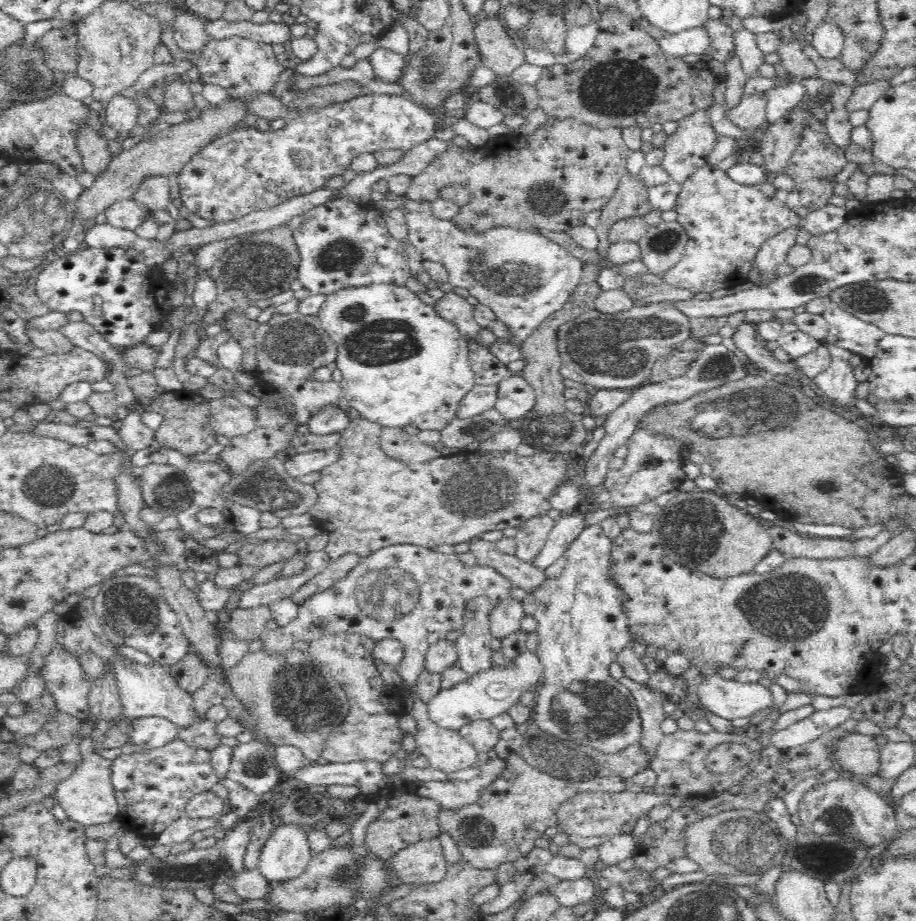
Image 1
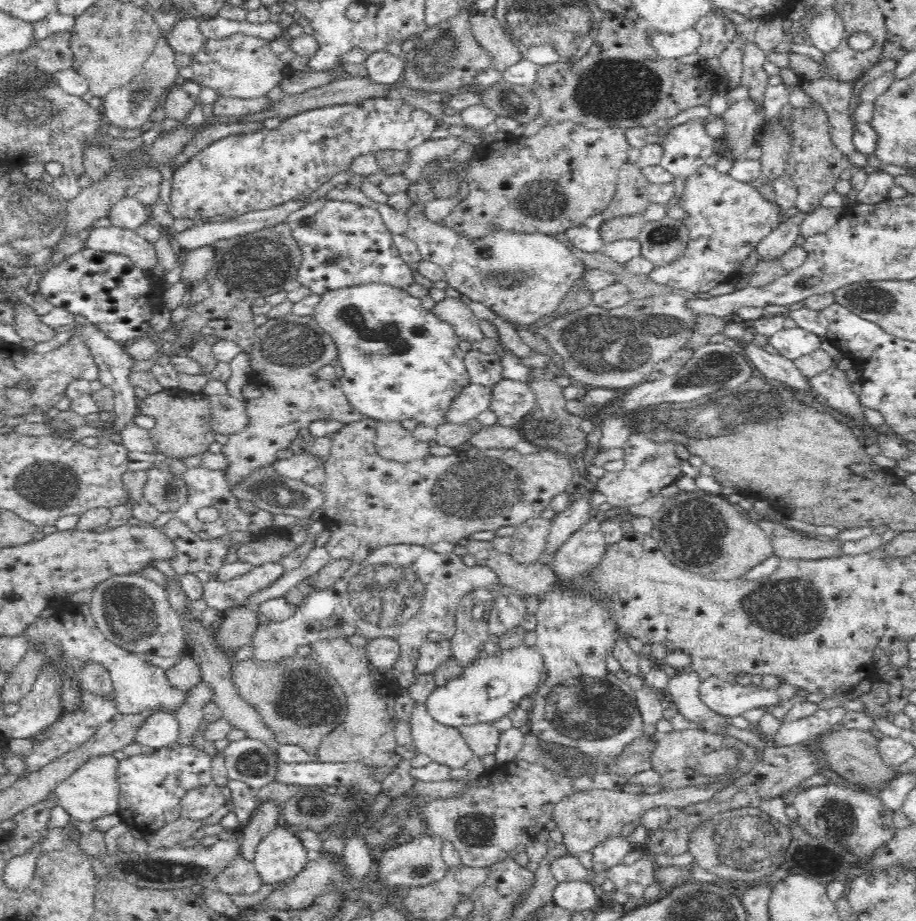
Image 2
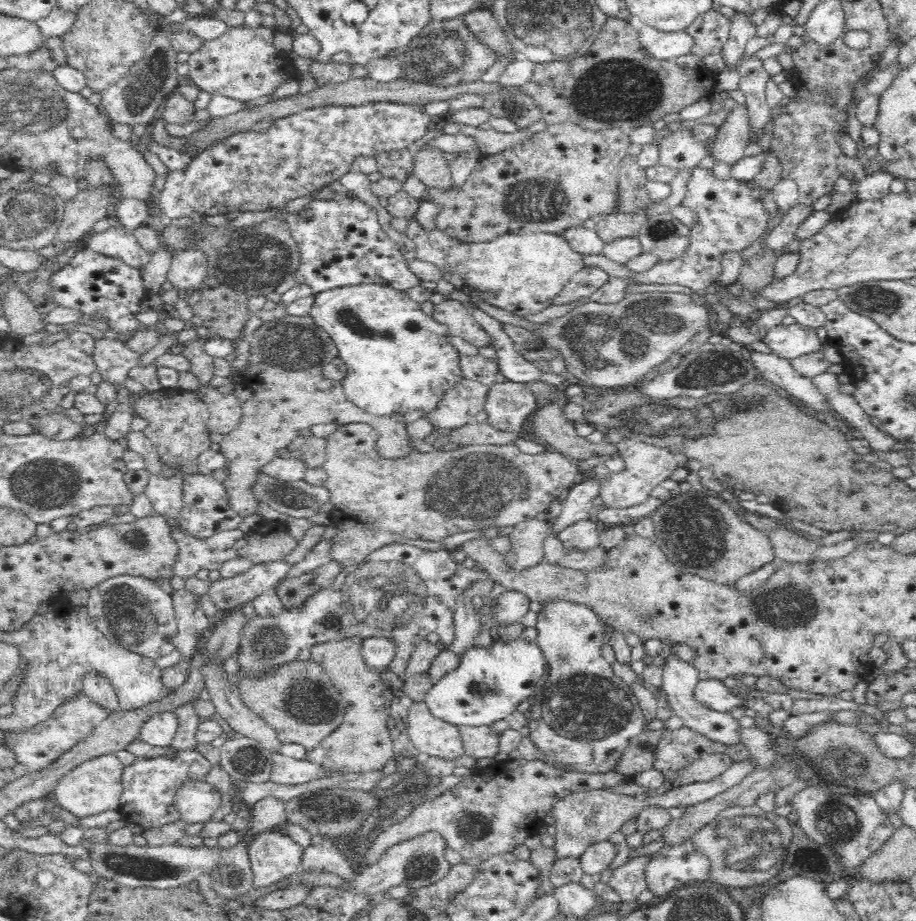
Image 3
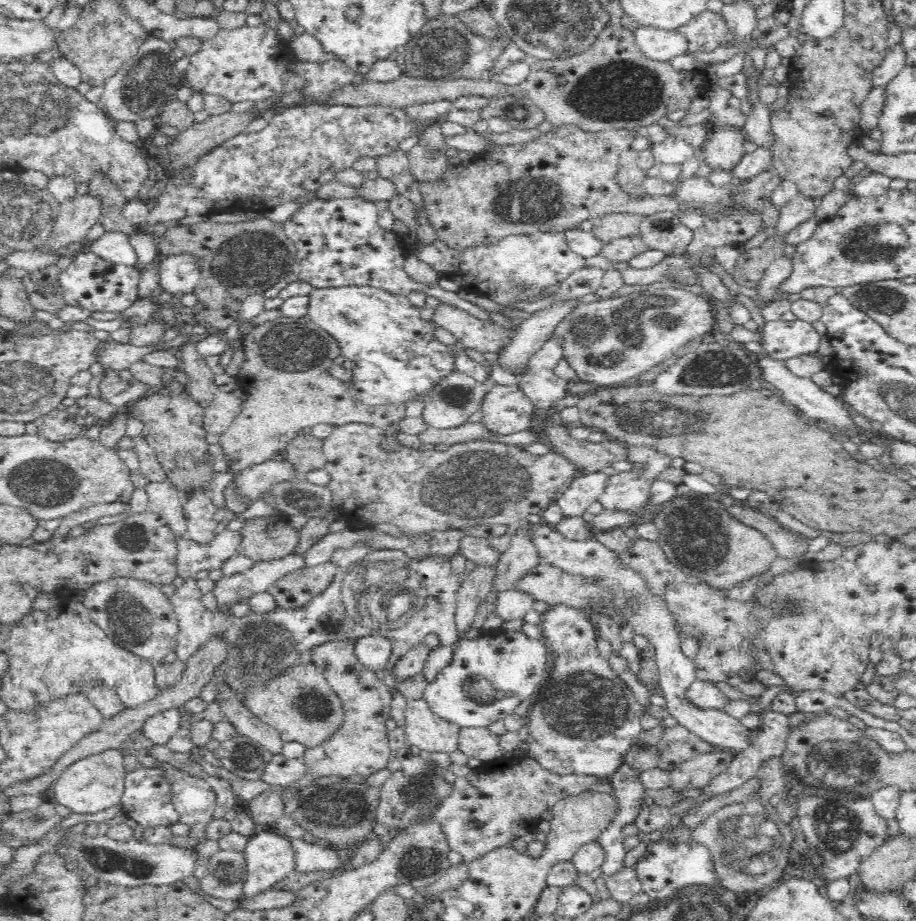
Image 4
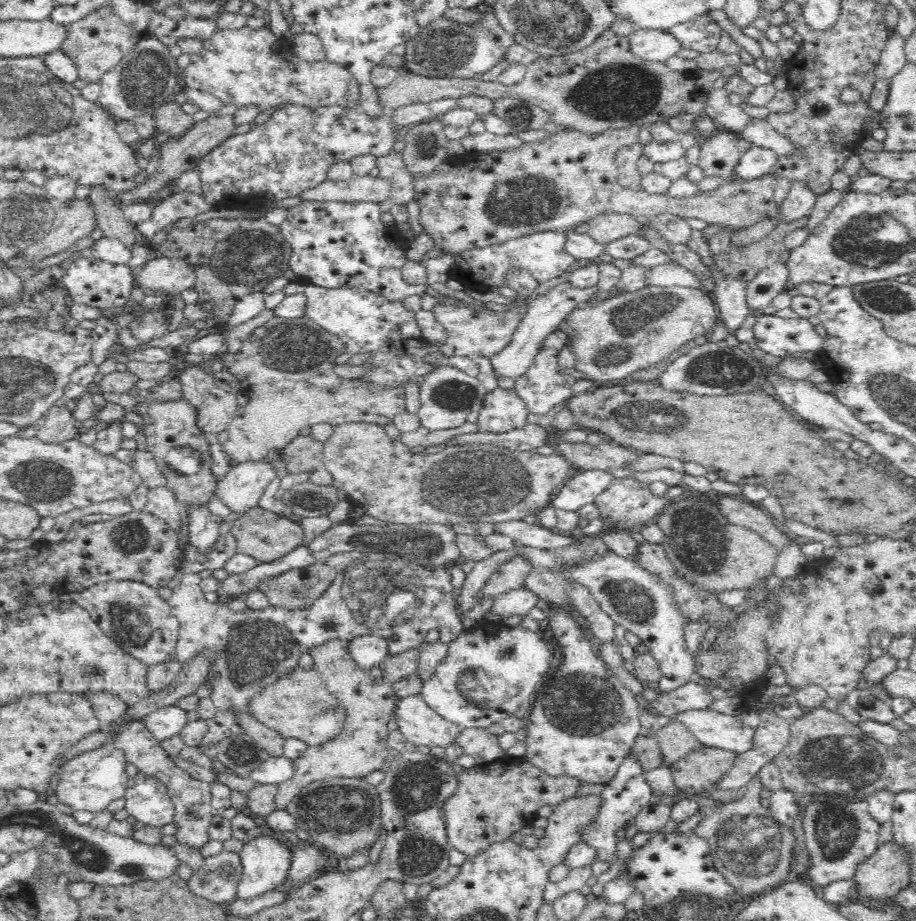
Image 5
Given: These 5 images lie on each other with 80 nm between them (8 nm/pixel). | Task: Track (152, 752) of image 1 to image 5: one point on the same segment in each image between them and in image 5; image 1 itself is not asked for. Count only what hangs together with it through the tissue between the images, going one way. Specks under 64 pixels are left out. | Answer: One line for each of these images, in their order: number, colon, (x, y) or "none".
2: (151, 785)
3: (149, 785)
4: (147, 799)
5: (146, 798)

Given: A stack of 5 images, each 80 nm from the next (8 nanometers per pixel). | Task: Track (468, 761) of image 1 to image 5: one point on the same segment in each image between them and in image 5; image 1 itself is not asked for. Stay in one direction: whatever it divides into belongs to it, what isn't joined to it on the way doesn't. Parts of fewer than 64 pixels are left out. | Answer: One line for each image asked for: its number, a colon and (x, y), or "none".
2: (443, 743)
3: (436, 737)
4: (421, 727)
5: (419, 724)

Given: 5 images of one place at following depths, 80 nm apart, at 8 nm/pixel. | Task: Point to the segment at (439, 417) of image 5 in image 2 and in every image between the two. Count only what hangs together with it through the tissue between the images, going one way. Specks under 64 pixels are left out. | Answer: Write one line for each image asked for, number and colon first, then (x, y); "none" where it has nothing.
2: (475, 398)
3: (460, 403)
4: (451, 400)

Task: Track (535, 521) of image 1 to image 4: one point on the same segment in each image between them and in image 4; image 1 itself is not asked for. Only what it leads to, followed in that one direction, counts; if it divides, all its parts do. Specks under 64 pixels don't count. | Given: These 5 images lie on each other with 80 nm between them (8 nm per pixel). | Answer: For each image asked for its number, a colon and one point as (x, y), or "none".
2: (530, 541)
3: (526, 551)
4: (515, 563)

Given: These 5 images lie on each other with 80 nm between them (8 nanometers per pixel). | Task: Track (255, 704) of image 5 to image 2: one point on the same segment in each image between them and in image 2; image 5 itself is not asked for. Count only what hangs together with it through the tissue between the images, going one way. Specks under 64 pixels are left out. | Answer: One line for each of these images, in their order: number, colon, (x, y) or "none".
2: (300, 700)
3: (298, 699)
4: (299, 704)

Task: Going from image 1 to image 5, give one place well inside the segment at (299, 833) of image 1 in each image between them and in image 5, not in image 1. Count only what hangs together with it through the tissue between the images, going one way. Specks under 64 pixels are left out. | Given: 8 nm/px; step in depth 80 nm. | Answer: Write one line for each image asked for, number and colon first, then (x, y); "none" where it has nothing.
2: (279, 856)
3: (273, 856)
4: (269, 858)
5: (265, 861)

